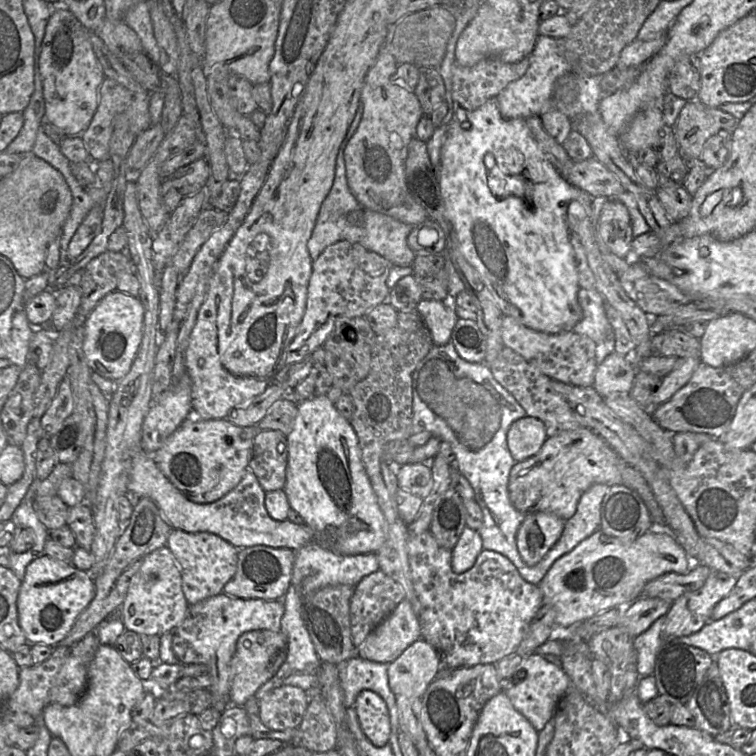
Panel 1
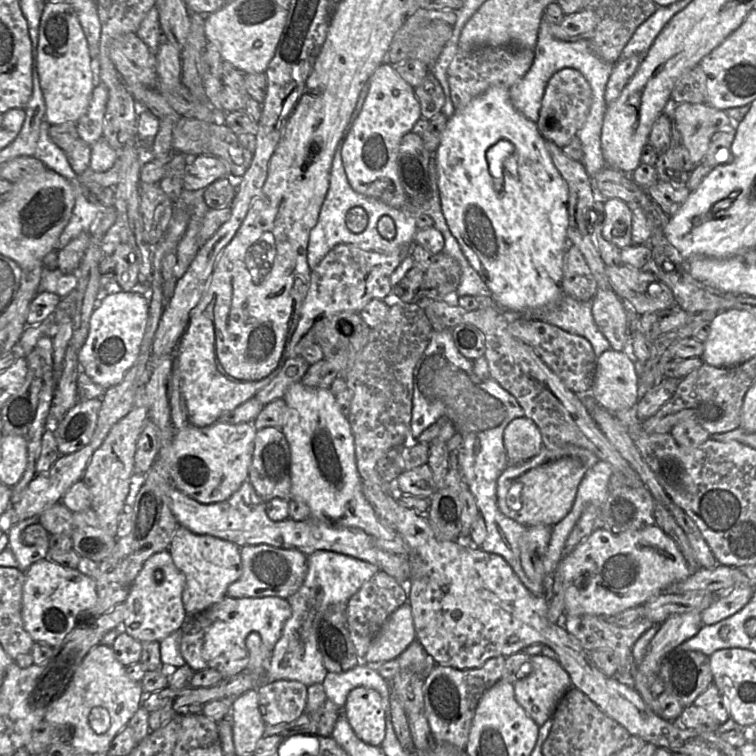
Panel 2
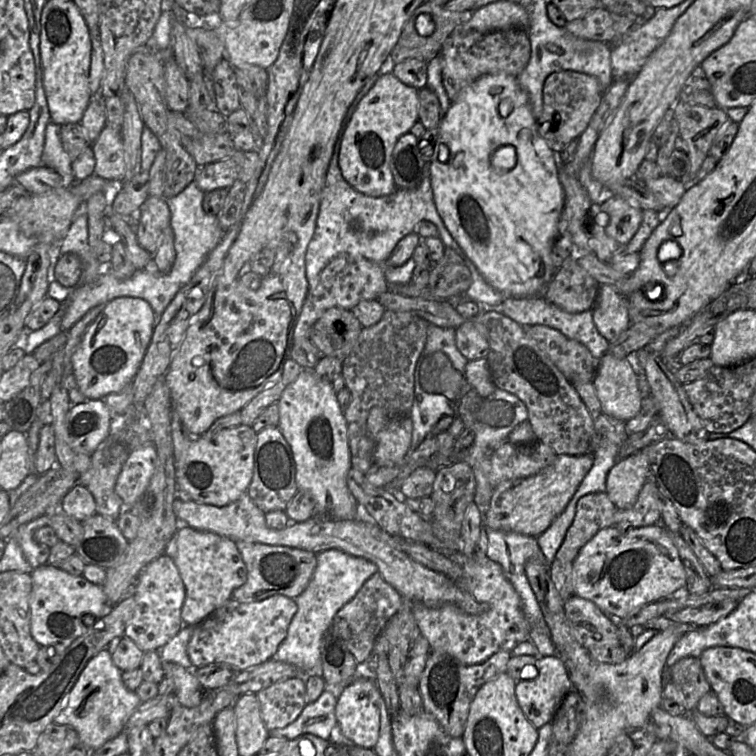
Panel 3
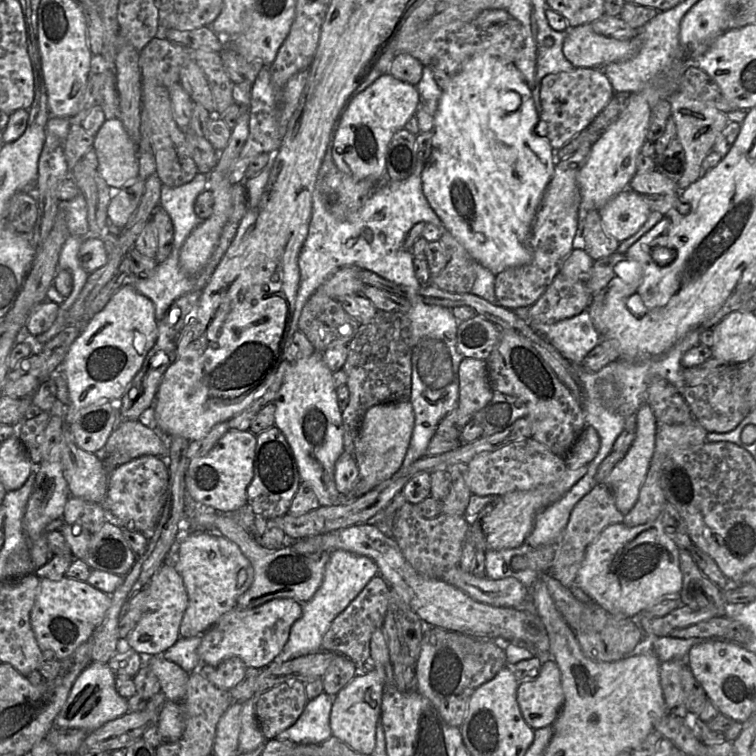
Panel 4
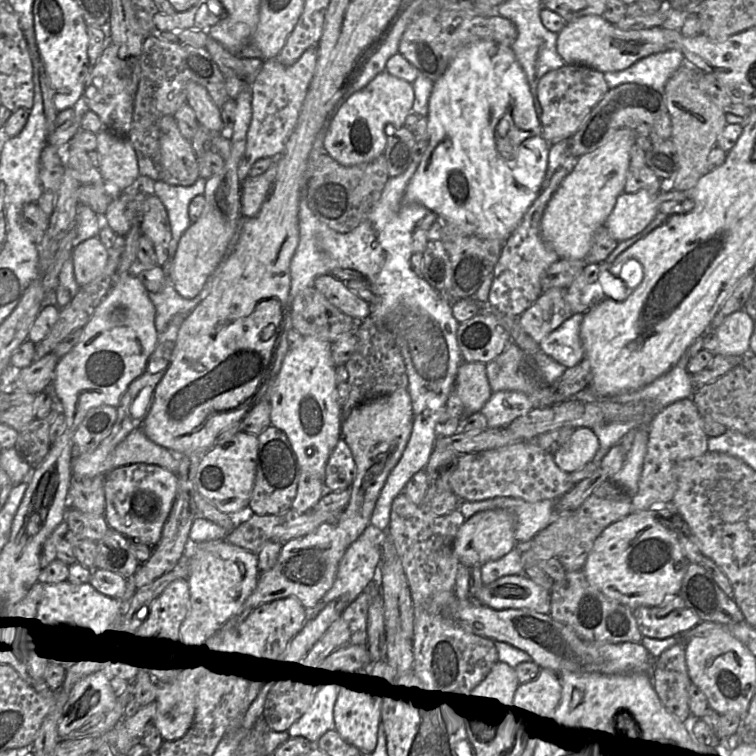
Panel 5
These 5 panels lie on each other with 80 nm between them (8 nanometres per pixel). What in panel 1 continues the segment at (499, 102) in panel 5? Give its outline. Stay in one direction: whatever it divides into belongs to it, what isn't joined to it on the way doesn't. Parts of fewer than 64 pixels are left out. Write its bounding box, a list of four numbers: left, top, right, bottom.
[440,97,582,334]

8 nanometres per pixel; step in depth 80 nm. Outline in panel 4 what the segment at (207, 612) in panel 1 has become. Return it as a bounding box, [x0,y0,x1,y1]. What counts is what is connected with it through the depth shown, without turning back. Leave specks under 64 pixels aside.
[198,598,303,670]

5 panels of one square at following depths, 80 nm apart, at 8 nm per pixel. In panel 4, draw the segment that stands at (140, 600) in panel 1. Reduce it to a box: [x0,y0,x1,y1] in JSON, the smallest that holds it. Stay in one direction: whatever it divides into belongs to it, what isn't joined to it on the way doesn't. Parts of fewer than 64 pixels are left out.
[126,561,188,657]

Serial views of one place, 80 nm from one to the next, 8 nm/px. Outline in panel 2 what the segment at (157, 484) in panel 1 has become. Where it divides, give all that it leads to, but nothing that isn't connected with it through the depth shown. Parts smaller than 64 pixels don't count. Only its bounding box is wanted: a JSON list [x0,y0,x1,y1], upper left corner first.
[169,480,409,585]

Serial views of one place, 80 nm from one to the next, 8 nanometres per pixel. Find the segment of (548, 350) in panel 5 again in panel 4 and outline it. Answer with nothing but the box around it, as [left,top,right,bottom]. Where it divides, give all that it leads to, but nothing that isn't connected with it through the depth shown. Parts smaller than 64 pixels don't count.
[512,308,602,364]

